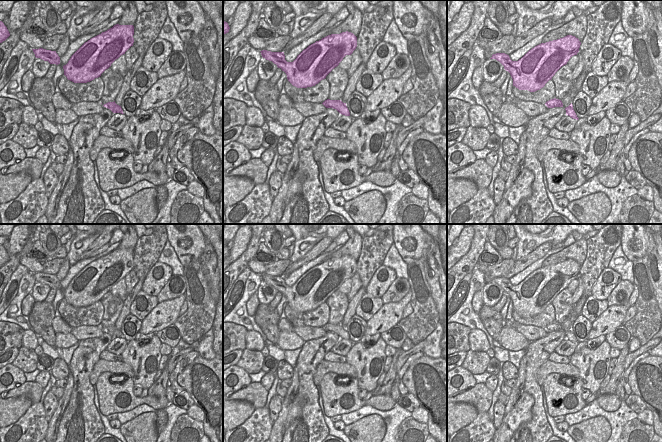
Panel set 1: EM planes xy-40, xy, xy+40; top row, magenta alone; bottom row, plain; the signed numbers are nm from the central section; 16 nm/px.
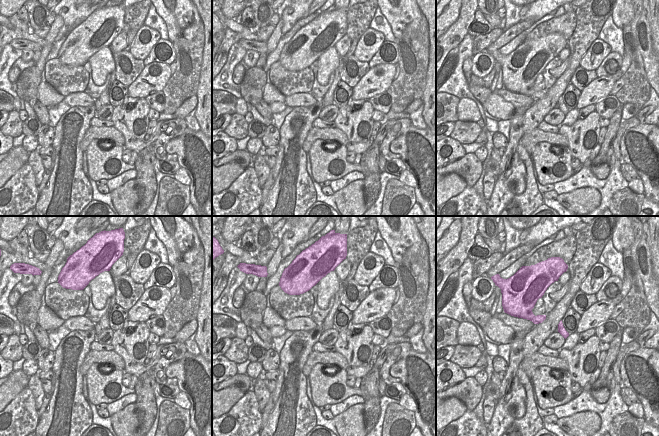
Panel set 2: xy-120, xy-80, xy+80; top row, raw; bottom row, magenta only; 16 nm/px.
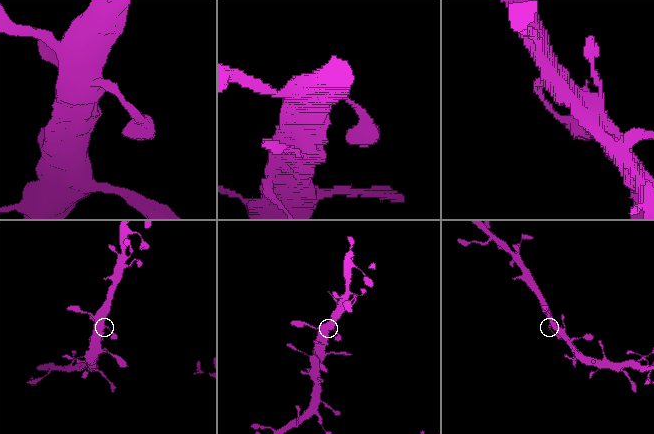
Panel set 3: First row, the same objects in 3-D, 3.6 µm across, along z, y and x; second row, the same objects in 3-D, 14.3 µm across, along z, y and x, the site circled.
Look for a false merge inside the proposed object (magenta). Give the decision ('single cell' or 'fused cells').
single cell

